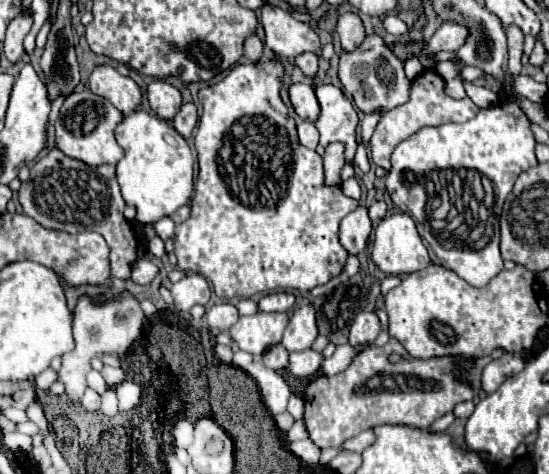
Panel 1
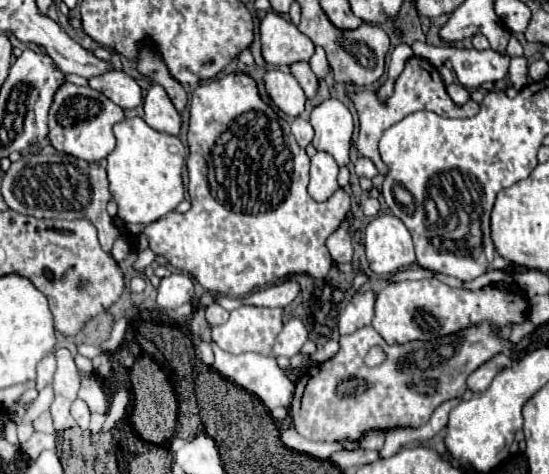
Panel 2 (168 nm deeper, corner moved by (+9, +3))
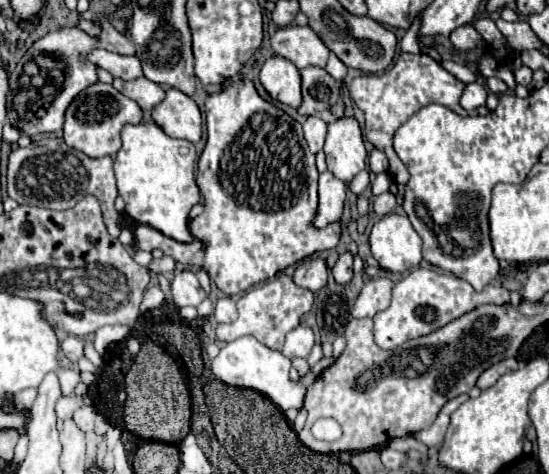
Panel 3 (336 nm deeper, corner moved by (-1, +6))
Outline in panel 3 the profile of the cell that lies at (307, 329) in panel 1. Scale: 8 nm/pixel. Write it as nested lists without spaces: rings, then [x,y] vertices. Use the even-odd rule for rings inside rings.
[[[298,326],[286,336],[286,344],[282,348],[282,354],[286,358],[308,358],[310,350],[314,346],[314,332],[308,326]]]

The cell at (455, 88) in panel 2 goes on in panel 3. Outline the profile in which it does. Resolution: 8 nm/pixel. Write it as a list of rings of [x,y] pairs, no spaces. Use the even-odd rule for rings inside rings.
[[[480,82],[468,84],[464,94],[462,94],[460,104],[462,104],[464,110],[474,110],[478,106],[484,106],[486,104],[486,88]]]

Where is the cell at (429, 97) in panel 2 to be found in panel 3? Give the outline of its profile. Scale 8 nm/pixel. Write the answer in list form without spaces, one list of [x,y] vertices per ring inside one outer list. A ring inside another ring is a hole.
[[[400,54],[396,64],[392,64],[388,70],[384,70],[384,74],[362,74],[350,82],[350,86],[348,86],[350,96],[352,96],[354,104],[366,116],[366,128],[364,128],[366,140],[370,144],[374,144],[374,148],[378,148],[386,154],[386,158],[390,162],[388,174],[392,176],[392,180],[396,184],[406,184],[410,180],[410,174],[408,174],[408,168],[404,166],[404,162],[394,152],[392,136],[404,122],[408,122],[412,118],[412,114],[416,114],[420,108],[424,108],[428,104],[442,104],[460,116],[468,116],[468,114],[486,116],[488,114],[486,106],[476,108],[472,112],[468,112],[460,106],[460,96],[462,96],[464,88],[466,88],[464,82],[460,82],[456,76],[452,76],[446,68],[442,68],[442,64],[438,64],[428,54]]]

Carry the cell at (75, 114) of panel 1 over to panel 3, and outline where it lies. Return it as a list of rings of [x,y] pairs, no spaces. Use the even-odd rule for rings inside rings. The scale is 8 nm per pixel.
[[[96,82],[90,88],[82,90],[68,106],[64,122],[64,140],[68,146],[84,152],[90,158],[116,156],[116,152],[120,150],[122,128],[126,124],[140,124],[140,122],[142,122],[142,110],[134,100],[126,98],[112,84]]]

